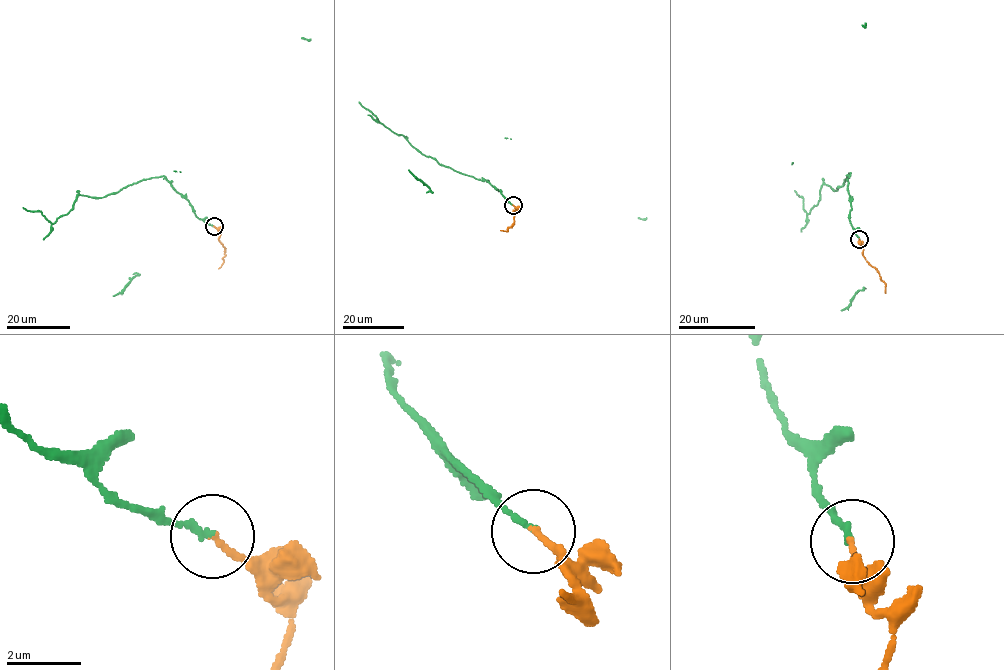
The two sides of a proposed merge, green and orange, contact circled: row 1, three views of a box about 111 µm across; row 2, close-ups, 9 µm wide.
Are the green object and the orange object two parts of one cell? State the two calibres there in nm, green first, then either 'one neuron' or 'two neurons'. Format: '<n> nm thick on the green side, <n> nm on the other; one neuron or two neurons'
160 nm thick on the green side, 150 nm on the other; one neuron

